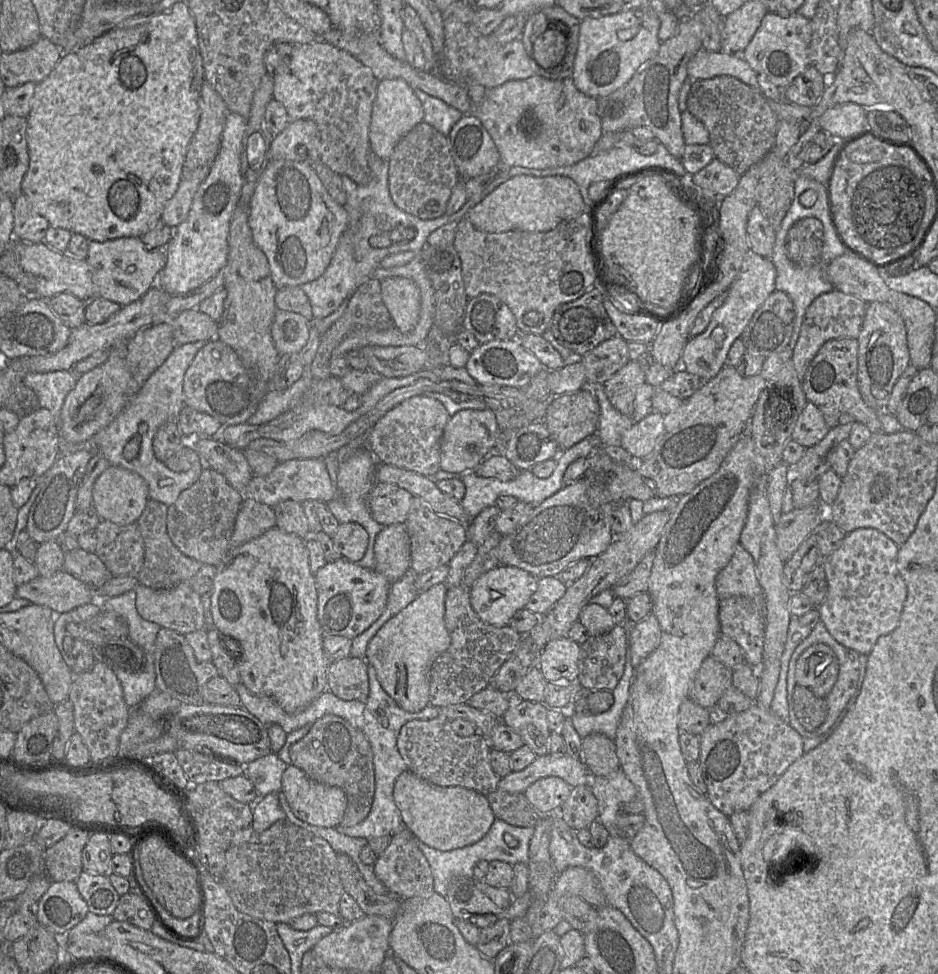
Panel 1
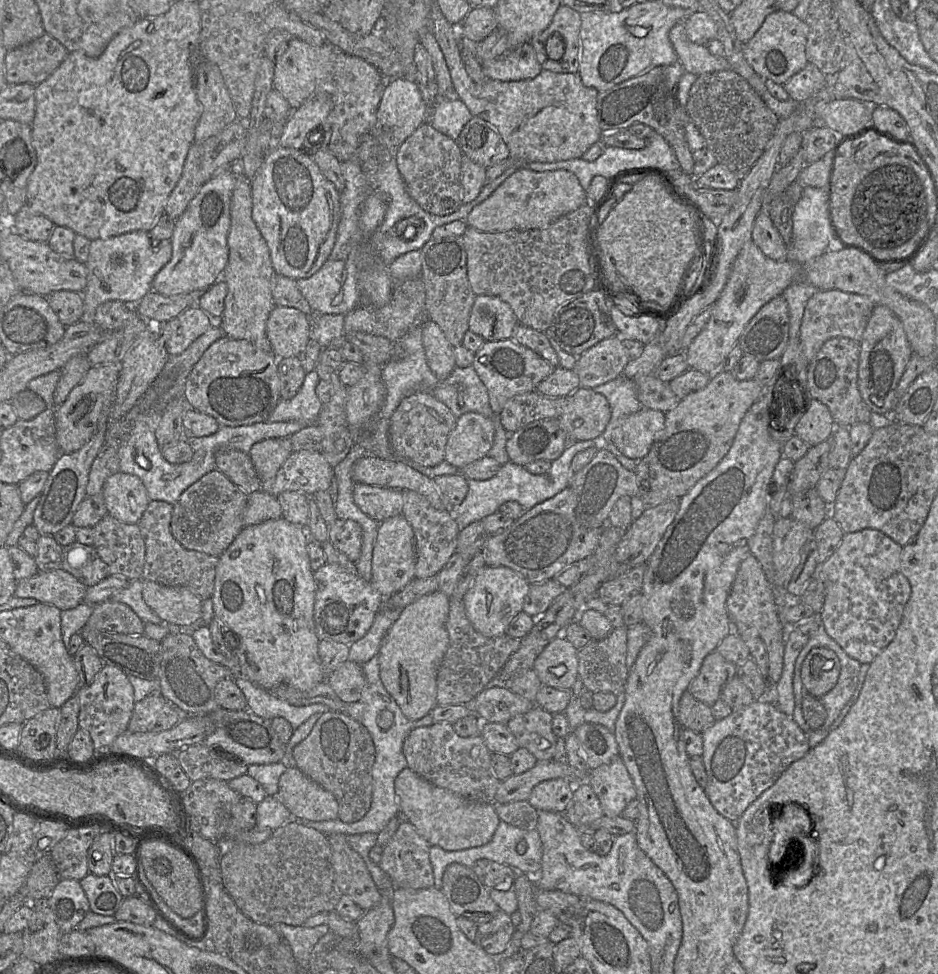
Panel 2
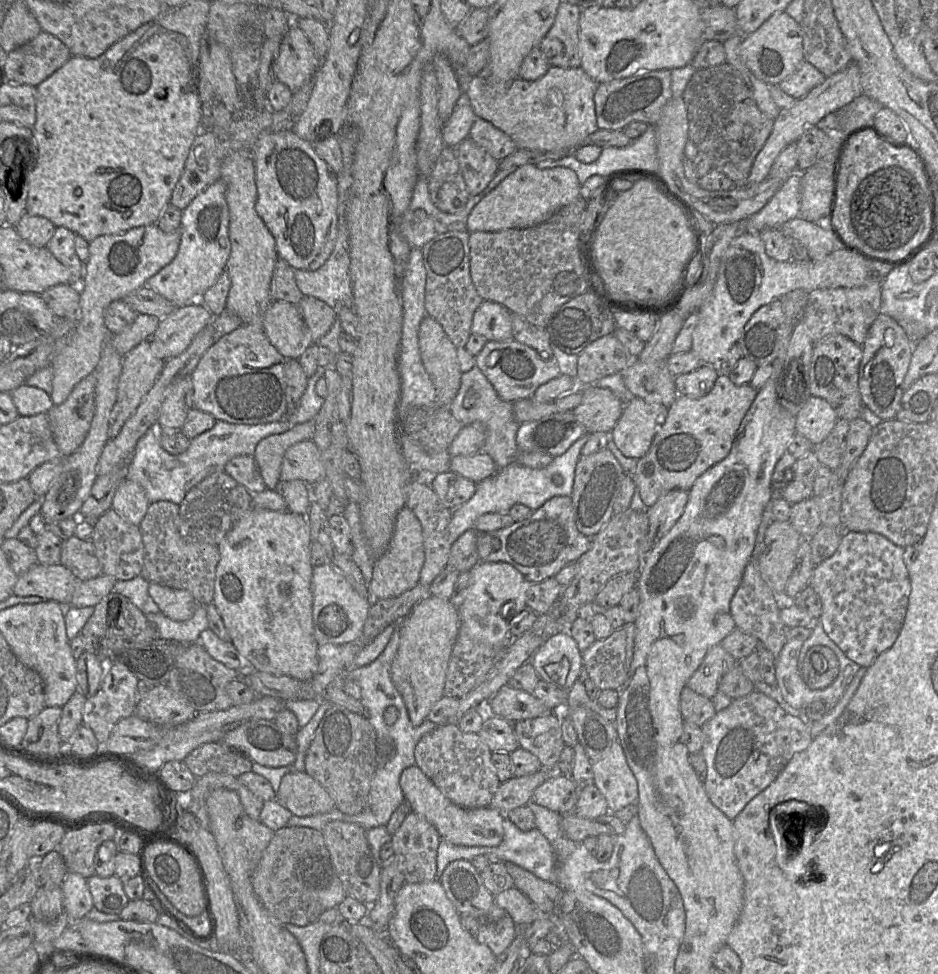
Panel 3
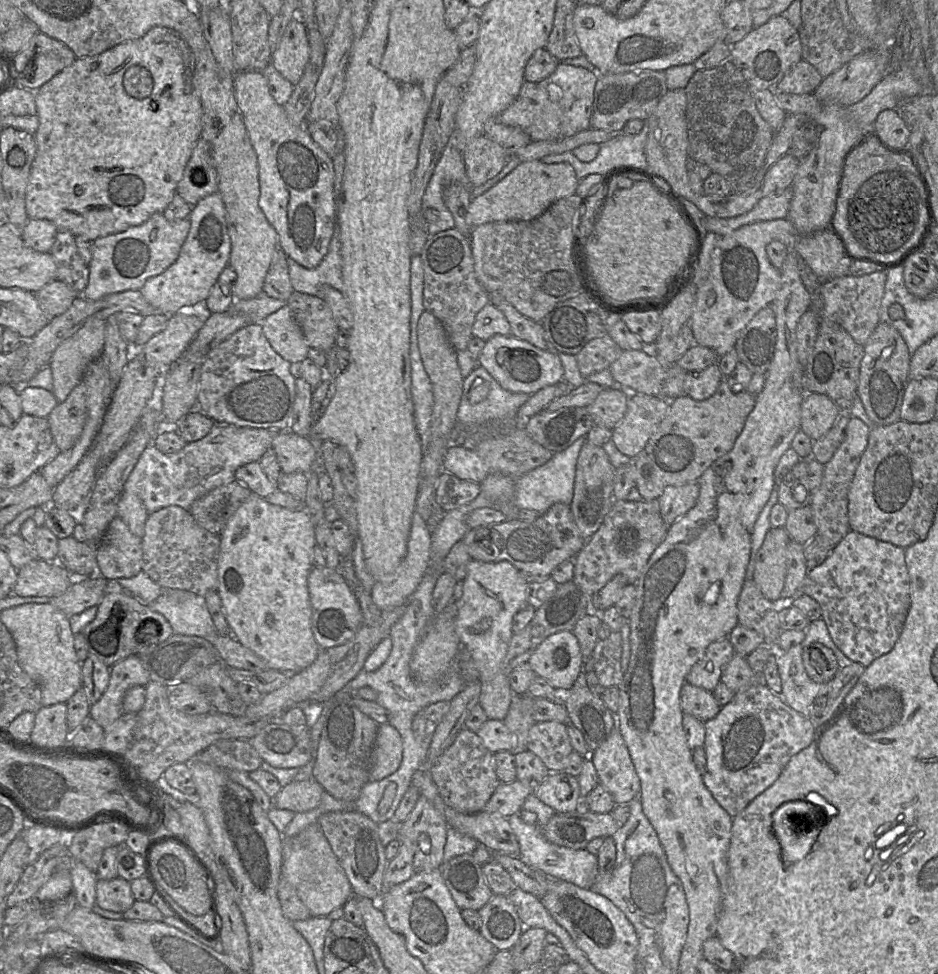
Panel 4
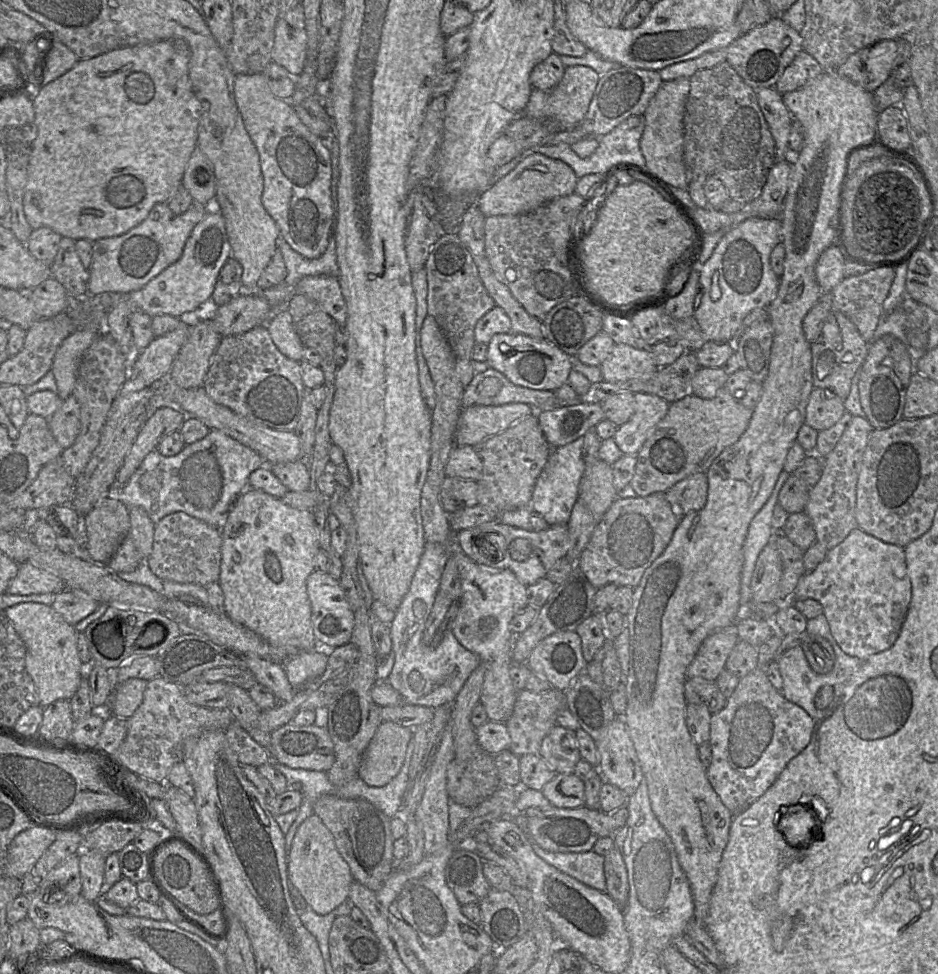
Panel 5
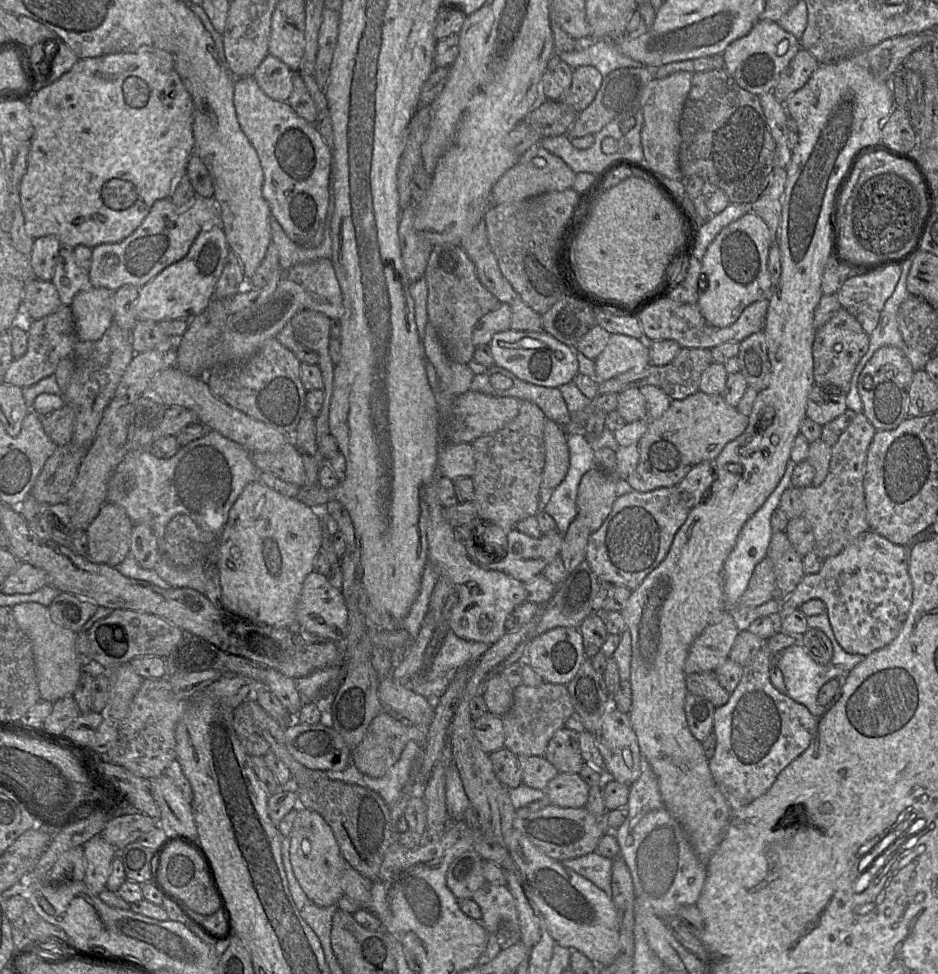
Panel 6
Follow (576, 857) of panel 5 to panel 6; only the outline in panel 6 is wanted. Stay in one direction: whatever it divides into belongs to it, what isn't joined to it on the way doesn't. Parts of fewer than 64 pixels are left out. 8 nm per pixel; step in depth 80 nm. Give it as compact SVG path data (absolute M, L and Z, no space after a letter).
M593 851L586 855L562 860L561 863L593 882L609 897L612 895L611 875L613 859L600 855Z

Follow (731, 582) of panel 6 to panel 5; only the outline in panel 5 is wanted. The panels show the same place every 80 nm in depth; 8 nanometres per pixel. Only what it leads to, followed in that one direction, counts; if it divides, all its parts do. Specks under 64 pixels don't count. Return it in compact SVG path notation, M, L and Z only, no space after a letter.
M781 471L775 487L767 502L752 519L743 546L743 566L740 580L741 606L752 601L751 581L757 558L768 542L774 538L771 526L774 506L778 504L779 492L791 473Z

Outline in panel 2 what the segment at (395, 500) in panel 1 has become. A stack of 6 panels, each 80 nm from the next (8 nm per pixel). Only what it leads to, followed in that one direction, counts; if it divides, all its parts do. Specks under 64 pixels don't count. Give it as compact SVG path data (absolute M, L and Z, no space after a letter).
M355 483L353 498L355 504L368 517L383 522L386 519L402 514L403 492L391 488L369 486Z

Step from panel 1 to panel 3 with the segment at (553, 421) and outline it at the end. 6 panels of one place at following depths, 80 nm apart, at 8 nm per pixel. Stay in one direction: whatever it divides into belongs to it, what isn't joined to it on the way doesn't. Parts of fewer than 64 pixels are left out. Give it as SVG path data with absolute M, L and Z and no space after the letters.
M588 385L583 386L581 402L573 409L573 412L588 433L606 432L610 434L623 408L623 401L610 389Z

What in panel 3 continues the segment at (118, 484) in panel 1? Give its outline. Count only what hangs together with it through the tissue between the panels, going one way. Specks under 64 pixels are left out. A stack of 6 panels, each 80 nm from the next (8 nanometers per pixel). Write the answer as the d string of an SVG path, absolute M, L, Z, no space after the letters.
M124 479L114 494L111 509L127 522L139 526L149 504L143 487L134 481Z

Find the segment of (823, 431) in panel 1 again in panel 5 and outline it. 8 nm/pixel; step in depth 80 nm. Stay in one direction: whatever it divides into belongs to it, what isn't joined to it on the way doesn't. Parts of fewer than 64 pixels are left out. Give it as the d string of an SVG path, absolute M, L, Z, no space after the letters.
M813 387L804 423L820 432L836 424L845 412L844 401L831 390Z

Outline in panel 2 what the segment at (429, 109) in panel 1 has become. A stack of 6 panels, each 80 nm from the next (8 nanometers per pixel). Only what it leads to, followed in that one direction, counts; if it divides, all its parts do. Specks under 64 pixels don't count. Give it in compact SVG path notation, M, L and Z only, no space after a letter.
M438 95L429 110L429 121L439 132L457 140L472 114L461 99L449 99Z

